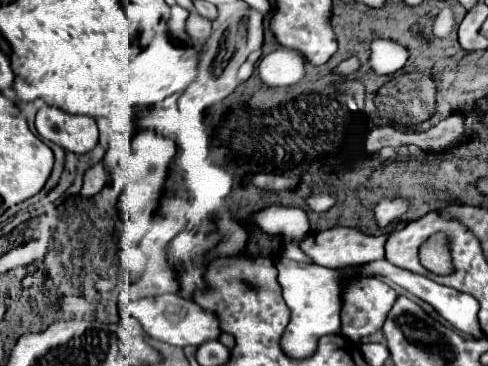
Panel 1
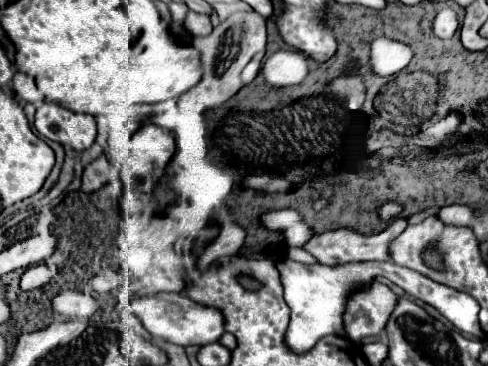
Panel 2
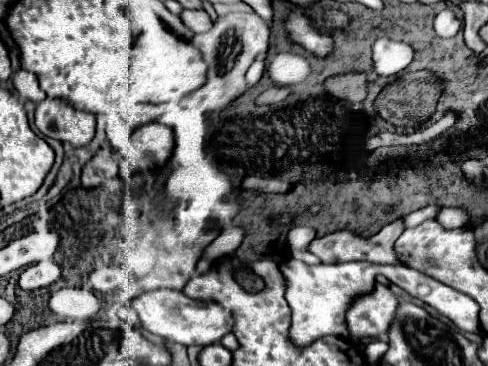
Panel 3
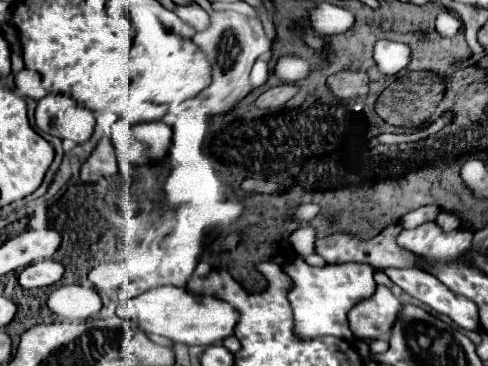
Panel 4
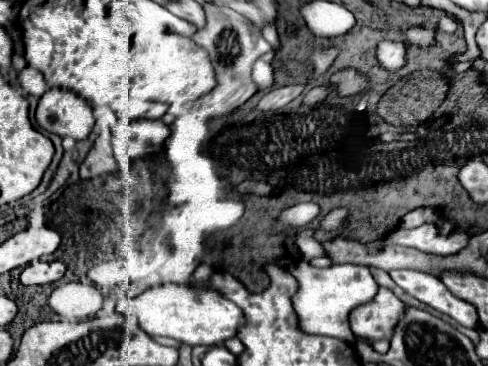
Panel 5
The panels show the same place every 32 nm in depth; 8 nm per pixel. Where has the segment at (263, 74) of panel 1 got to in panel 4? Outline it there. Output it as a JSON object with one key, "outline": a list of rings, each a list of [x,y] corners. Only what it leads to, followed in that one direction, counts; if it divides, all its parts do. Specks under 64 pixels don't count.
{"outline":[[[282,56],[276,62],[272,72],[276,76],[280,76],[282,80],[286,80],[288,84],[294,84],[294,82],[298,82],[310,74],[310,64],[302,58],[296,58],[296,56]]]}

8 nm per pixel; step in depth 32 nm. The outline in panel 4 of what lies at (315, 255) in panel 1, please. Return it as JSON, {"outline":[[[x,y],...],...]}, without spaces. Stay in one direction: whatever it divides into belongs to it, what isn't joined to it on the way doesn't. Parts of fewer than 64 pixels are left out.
{"outline":[[[401,222],[398,224],[392,224],[386,227],[386,230],[372,238],[372,240],[358,240],[350,234],[332,234],[324,240],[316,240],[316,250],[318,254],[328,262],[328,264],[342,264],[342,262],[360,262],[360,264],[370,264],[374,268],[420,268],[420,270],[426,270],[424,268],[424,260],[420,260],[420,256],[412,256],[412,252],[404,252],[398,244],[394,244],[396,236],[401,232]]]}

